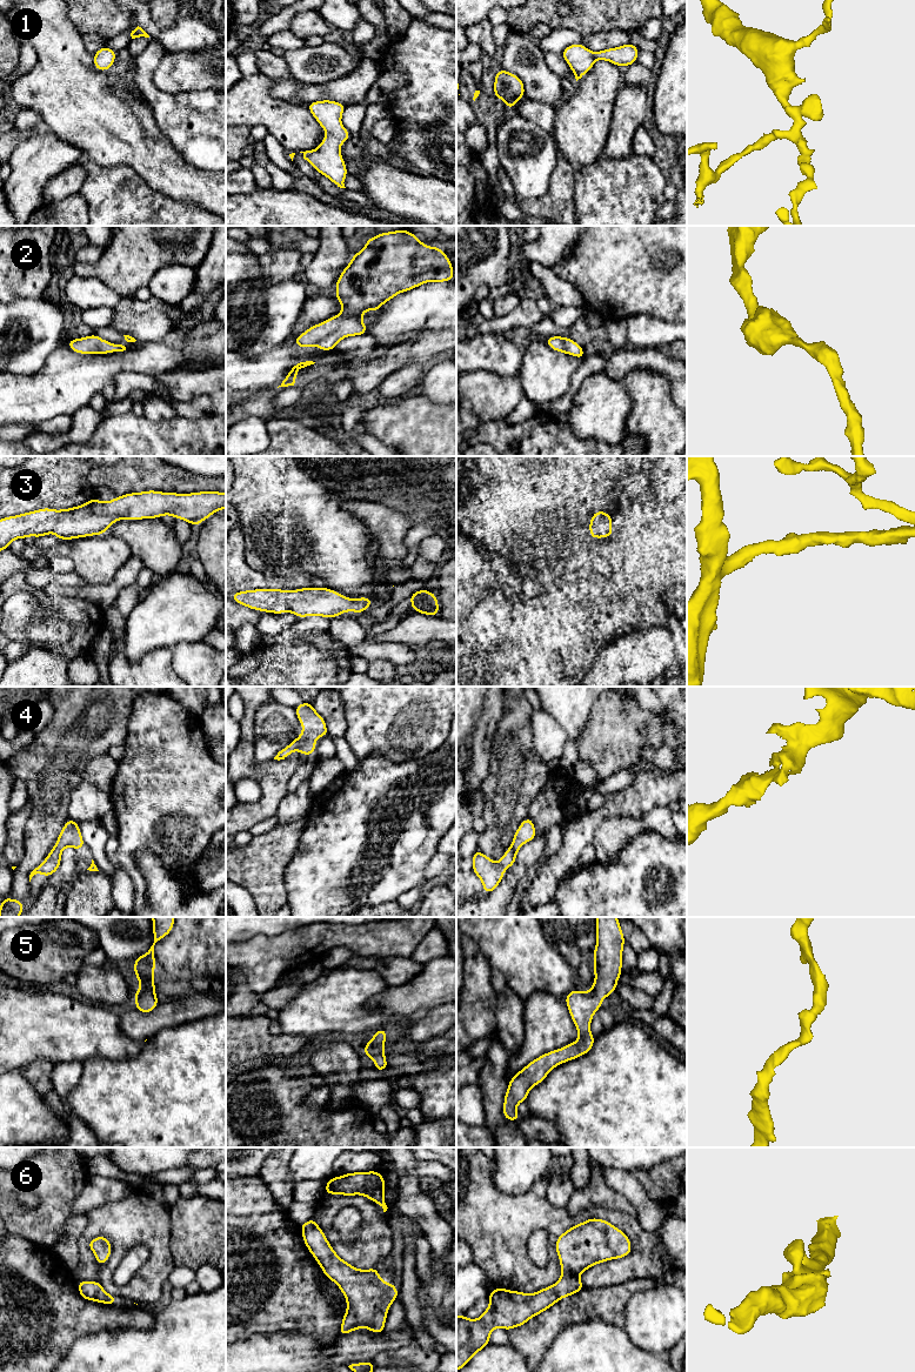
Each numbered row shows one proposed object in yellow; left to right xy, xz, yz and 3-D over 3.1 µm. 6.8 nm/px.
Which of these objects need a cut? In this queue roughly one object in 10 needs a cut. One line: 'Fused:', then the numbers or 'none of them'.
Fused: none of them

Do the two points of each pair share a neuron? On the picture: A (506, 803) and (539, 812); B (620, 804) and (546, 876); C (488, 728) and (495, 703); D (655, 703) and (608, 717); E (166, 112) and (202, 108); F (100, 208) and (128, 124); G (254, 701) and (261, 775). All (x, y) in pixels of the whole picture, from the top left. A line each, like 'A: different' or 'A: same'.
A: different
B: same
C: same
D: different
E: same
F: different
G: same

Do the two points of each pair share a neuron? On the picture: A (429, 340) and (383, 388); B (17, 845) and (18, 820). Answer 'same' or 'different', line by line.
A: different
B: same

